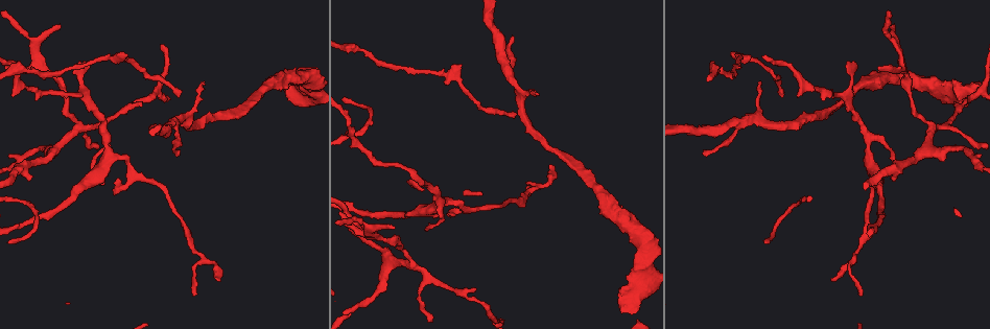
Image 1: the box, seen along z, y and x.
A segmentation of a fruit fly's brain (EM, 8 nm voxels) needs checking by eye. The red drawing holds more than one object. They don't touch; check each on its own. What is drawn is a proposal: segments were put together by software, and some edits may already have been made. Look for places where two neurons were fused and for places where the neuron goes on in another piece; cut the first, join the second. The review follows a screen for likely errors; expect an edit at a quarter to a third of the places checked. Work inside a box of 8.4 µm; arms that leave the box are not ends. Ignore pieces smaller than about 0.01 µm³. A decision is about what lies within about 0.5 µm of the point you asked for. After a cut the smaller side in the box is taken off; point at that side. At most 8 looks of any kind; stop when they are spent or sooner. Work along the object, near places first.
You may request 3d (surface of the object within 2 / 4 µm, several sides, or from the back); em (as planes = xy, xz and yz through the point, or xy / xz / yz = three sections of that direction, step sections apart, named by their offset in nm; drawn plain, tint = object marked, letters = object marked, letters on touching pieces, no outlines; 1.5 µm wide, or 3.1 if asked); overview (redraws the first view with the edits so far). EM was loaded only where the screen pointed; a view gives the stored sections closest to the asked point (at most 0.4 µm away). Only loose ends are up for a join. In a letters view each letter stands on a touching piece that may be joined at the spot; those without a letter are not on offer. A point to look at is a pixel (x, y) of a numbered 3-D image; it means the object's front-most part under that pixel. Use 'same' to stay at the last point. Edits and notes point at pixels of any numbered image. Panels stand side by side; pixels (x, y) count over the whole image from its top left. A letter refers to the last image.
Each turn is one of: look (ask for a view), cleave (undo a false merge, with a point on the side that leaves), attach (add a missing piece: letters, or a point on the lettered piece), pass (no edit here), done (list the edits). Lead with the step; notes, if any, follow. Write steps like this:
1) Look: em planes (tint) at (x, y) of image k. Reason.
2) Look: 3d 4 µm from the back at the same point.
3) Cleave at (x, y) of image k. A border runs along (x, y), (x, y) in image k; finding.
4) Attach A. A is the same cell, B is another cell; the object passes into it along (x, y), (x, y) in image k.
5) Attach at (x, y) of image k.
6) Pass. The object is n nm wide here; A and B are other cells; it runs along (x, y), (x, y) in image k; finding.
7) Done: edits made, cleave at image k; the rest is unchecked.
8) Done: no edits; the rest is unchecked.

Look: em planes (letters) at (197, 294) of image 1. Thin end.

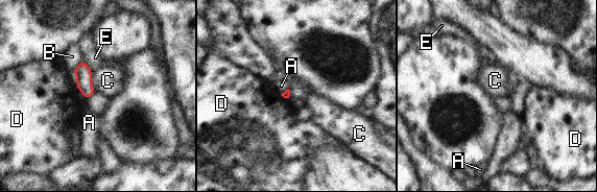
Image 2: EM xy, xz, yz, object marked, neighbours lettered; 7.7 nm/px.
Pass. A, B, C, D and E are other cells; a border runs along (91, 72), (91, 85), (95, 91) in image 2; no lettered piece goes on from it.

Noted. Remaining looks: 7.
Look: 3d 4 µm at (254, 98) of image 1. Calibre changes.

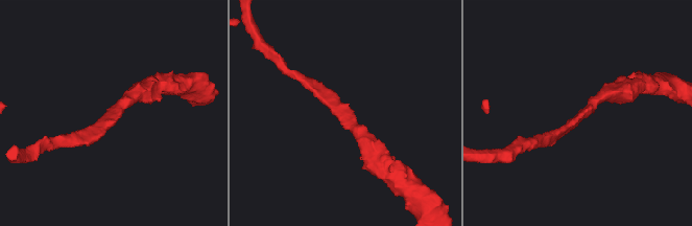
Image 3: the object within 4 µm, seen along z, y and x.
Look: em planes (letters) at (114, 113) of image 3. Shape alone is not enough.

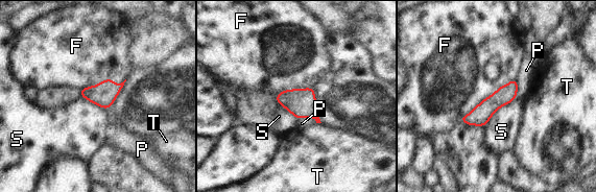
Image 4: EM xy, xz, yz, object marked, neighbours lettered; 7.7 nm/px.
Pass. F, P, S and T are other cells; it runs along (515, 84), (479, 116), (465, 119) in image 4; all the same neuron.

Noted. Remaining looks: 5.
Look: 3d 2 µm at (202, 83) of image 1. Free end.

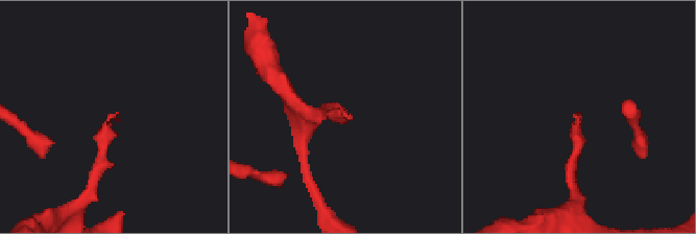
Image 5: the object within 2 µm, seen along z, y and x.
Look: em planes (plain) at (115, 115) of image 5. Now the EM.

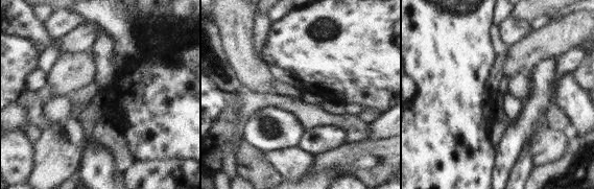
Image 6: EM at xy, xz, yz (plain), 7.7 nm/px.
Look: em planes (letters) at the same point.

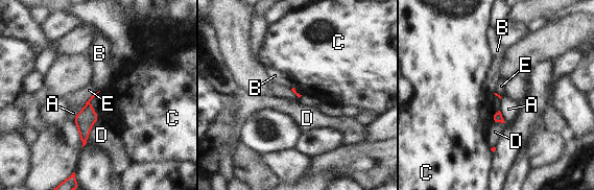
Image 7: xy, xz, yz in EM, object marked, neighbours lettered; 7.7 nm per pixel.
Pass. A, B, C, D and E are other cells; a border runs along (97, 91), (82, 108) in image 7; none of them fits.

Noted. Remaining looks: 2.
Done: no edits; the rest is unchecked.

